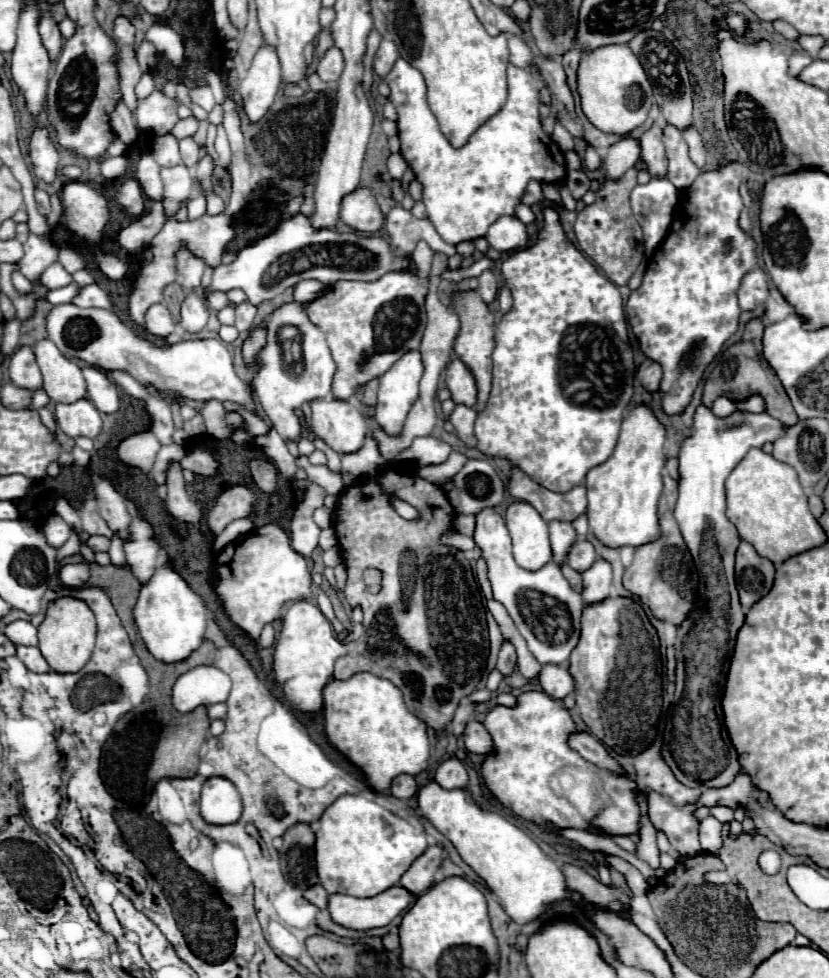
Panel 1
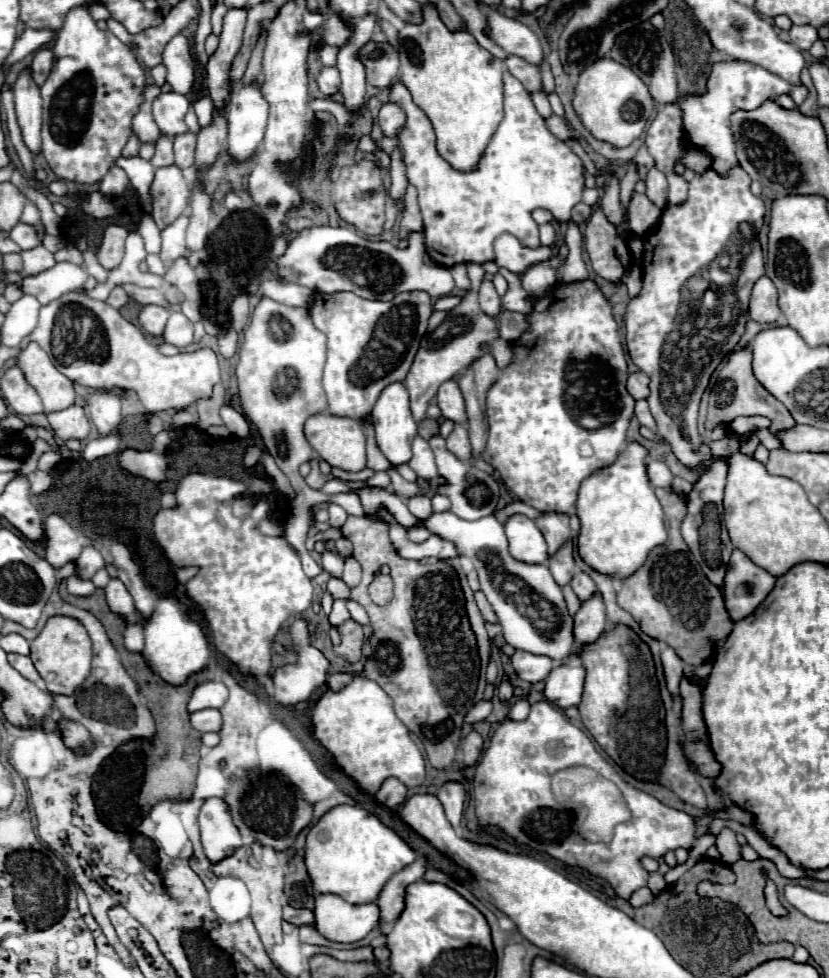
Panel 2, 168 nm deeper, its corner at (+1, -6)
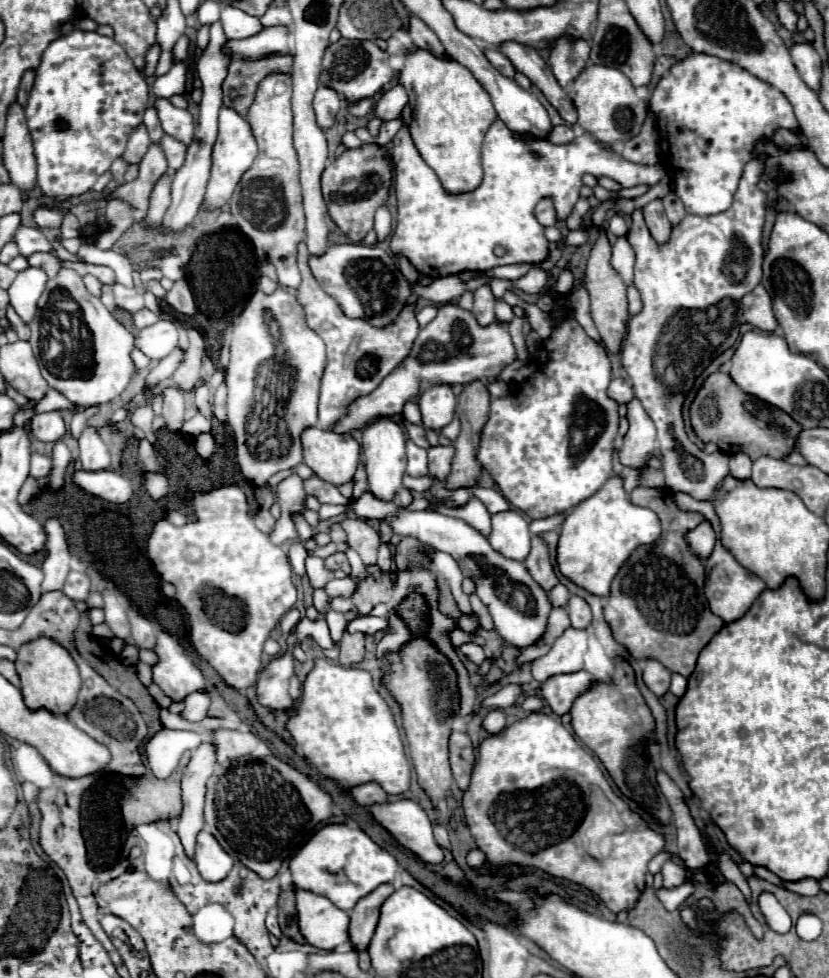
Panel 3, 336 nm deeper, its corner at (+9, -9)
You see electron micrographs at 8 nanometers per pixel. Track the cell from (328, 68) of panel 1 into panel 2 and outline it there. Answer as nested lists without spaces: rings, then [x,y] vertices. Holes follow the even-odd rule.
[[[321,66],[319,70],[319,76],[317,76],[317,84],[319,84],[319,90],[325,94],[325,96],[331,96],[339,90],[339,72],[335,66]]]

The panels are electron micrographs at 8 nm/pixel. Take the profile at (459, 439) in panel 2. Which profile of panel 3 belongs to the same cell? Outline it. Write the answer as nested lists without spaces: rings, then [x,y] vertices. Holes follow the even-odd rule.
[[[443,445],[431,447],[429,449],[429,475],[433,479],[445,481],[447,475],[449,475],[449,471],[451,471],[453,455],[455,455],[455,449],[451,445],[449,447],[443,447]]]

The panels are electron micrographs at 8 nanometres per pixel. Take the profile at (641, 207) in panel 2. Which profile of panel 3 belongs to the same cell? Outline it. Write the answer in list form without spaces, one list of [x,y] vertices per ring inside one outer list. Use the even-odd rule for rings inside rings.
[[[615,213],[615,215],[609,219],[609,231],[611,231],[613,235],[617,235],[617,237],[627,235],[627,223],[625,223],[625,219],[623,219],[619,213]]]

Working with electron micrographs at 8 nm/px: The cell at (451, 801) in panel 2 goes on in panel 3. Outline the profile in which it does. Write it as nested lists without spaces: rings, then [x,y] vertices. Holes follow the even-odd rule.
[[[435,825],[435,827],[433,827],[433,835],[435,835],[437,845],[439,845],[441,849],[449,849],[449,831],[447,831],[445,825]]]

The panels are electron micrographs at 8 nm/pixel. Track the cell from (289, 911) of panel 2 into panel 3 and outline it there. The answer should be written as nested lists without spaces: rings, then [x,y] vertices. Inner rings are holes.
[[[273,907],[273,909],[269,911],[269,915],[267,915],[267,919],[265,919],[265,927],[267,927],[267,931],[269,931],[271,935],[281,937],[281,929],[279,929],[279,925],[277,925],[277,907]]]

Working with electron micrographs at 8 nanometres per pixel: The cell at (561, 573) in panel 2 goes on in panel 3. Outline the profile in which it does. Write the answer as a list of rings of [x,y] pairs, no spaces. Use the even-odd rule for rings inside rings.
[[[557,585],[557,587],[549,593],[549,599],[551,599],[553,607],[567,607],[567,601],[569,601],[569,591],[567,591],[567,587]]]

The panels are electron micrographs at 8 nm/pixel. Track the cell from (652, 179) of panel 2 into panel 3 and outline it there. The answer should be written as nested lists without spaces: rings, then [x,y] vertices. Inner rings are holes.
[[[655,199],[649,205],[645,205],[643,215],[645,215],[645,223],[647,223],[653,239],[657,243],[667,243],[669,235],[671,235],[671,223],[663,211],[663,201]]]

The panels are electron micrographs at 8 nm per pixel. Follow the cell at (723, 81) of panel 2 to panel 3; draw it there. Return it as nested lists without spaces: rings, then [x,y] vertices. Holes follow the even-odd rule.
[[[691,53],[675,63],[657,83],[649,105],[657,117],[661,137],[659,161],[675,185],[675,195],[683,201],[687,213],[693,215],[715,215],[731,207],[743,167],[753,157],[753,151],[761,139],[771,141],[777,129],[789,129],[799,135],[799,123],[793,107],[781,91],[757,79],[739,65],[707,53]]]

